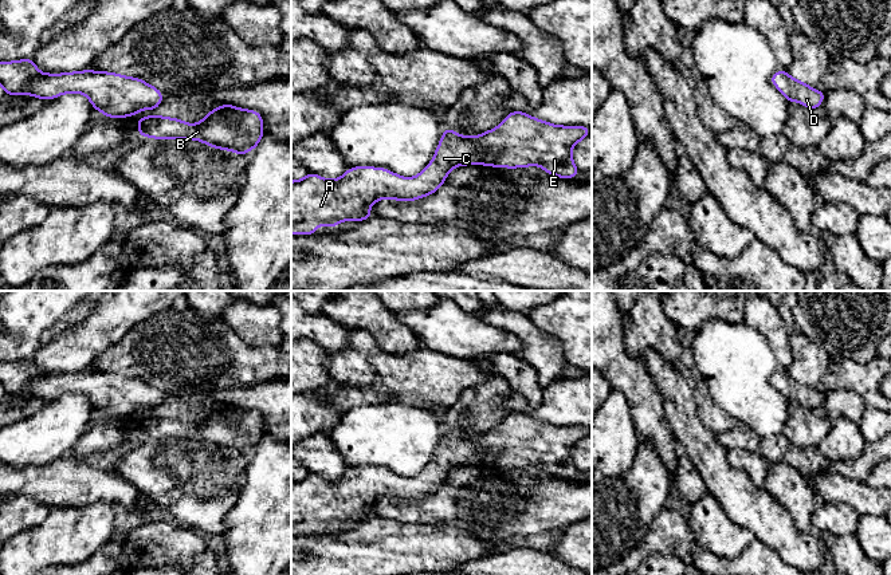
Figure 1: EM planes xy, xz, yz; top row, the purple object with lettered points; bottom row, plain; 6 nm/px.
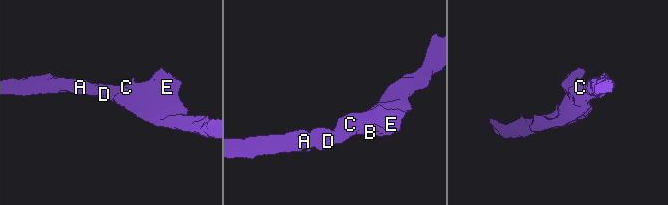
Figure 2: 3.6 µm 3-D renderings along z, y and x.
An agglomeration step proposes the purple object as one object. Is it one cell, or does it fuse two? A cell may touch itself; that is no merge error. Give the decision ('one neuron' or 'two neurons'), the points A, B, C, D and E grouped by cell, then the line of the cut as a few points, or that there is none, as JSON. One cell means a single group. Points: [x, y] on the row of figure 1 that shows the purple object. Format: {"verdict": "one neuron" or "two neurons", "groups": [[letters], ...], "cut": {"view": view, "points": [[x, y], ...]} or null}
{"verdict": "one neuron", "groups": [["A", "B", "C", "D", "E"]], "cut": null}

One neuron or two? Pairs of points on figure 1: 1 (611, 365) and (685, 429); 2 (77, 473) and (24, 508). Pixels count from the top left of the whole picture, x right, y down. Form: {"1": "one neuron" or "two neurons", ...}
{"1": "two neurons", "2": "two neurons"}

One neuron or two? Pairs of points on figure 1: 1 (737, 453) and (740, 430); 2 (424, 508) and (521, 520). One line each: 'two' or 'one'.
1: two
2: one

